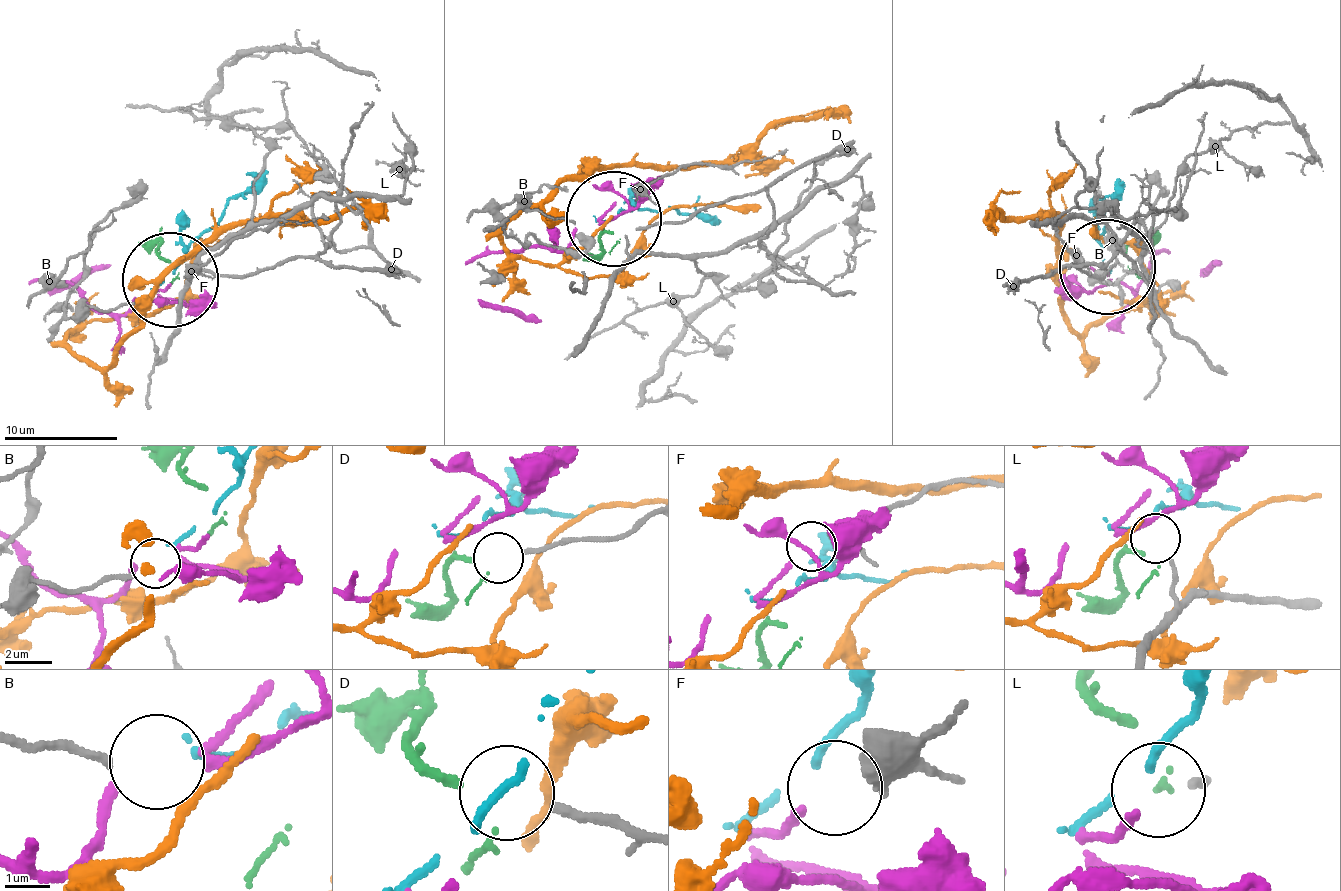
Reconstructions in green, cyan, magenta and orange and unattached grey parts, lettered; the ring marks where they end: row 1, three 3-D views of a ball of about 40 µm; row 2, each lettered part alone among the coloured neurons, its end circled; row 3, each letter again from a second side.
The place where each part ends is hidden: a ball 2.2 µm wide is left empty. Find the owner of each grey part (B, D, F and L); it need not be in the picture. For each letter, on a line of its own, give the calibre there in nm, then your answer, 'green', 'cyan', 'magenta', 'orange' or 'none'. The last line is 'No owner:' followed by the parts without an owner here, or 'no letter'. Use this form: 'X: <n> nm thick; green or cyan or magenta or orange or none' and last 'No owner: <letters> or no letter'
B: 180 nm thick; cyan
D: 190 nm thick; green
F: 460 nm thick; magenta
L: 160 nm thick; none
No owner: L

